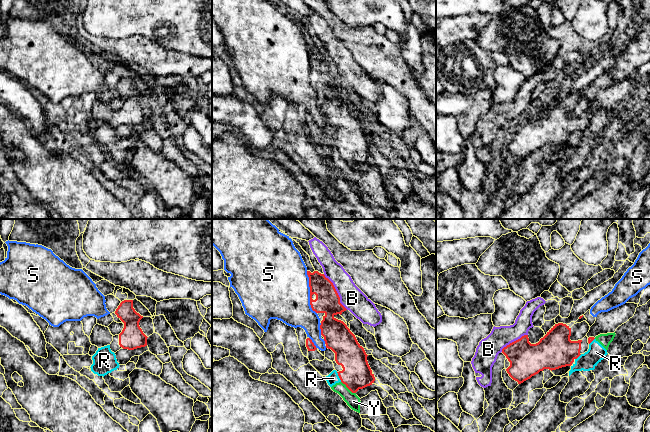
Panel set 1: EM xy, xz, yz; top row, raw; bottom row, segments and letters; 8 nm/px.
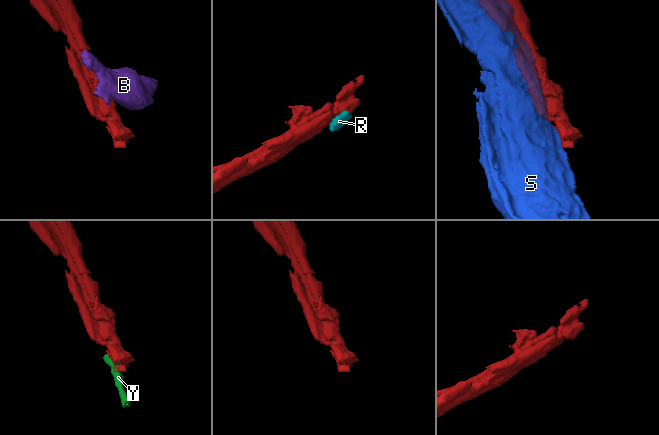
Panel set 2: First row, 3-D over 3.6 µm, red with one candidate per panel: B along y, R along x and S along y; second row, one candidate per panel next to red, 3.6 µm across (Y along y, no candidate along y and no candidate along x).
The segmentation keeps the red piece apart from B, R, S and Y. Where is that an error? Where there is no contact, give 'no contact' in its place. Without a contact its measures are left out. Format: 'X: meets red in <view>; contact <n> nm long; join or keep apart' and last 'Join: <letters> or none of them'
B: meets red in xz; contact 340 nm long; keep apart
R: meets red in xz; contact 90 nm long; keep apart
S: meets red in xz; contact 360 nm long; keep apart
Y: meets red in xz; contact 160 nm long; keep apart
Join: none of them

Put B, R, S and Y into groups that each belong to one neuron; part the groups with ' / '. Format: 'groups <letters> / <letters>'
groups B / R Y / S

